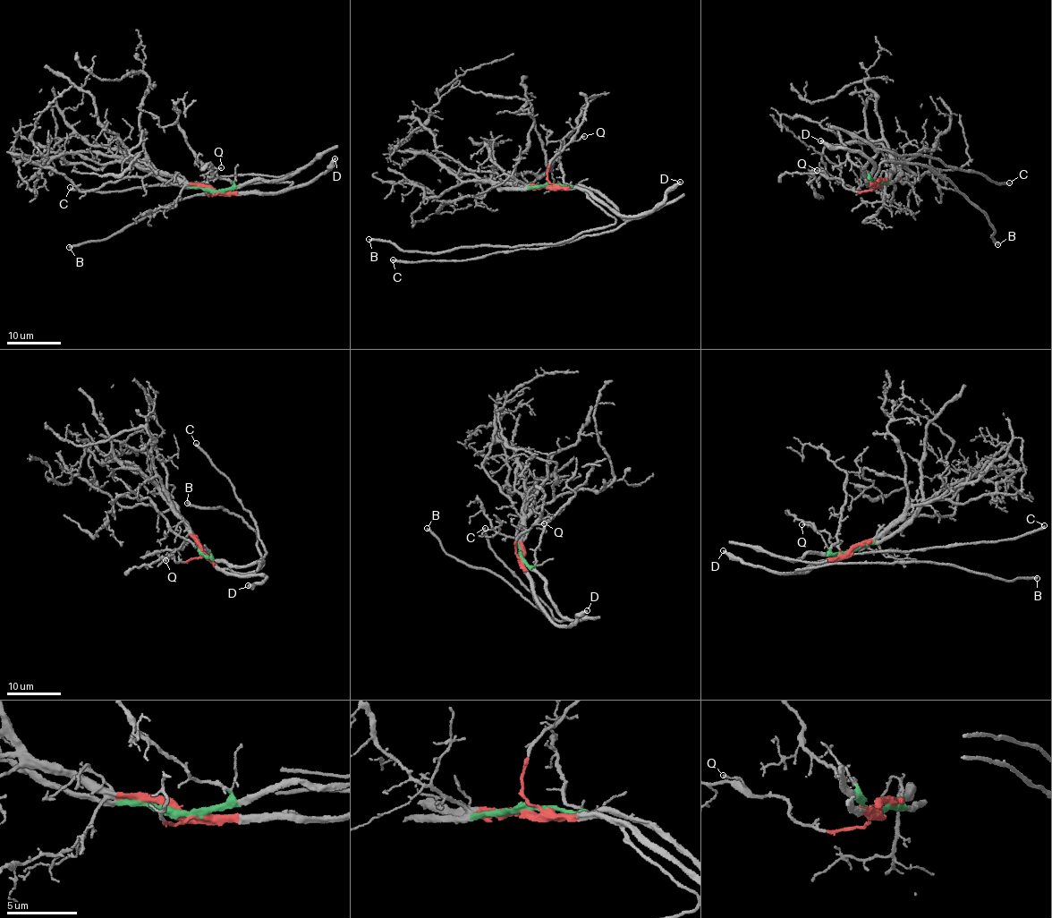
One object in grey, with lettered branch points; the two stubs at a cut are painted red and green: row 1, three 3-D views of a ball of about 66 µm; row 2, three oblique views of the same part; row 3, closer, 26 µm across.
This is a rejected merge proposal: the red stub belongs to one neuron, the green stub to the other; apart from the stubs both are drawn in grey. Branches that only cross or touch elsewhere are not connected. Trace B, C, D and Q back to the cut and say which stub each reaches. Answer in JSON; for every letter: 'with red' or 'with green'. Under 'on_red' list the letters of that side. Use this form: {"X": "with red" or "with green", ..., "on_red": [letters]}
{"B": "with red", "C": "with green", "D": "with red", "Q": "with red", "on_red": ["B", "D", "Q"]}

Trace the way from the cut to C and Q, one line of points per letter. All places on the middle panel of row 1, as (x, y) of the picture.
C: (548, 185), (581, 184), (598, 191), (624, 220), (603, 233), (540, 248), (496, 251), (470, 259), (392, 259)
Q: (548, 185), (549, 160), (570, 142), (584, 135)

